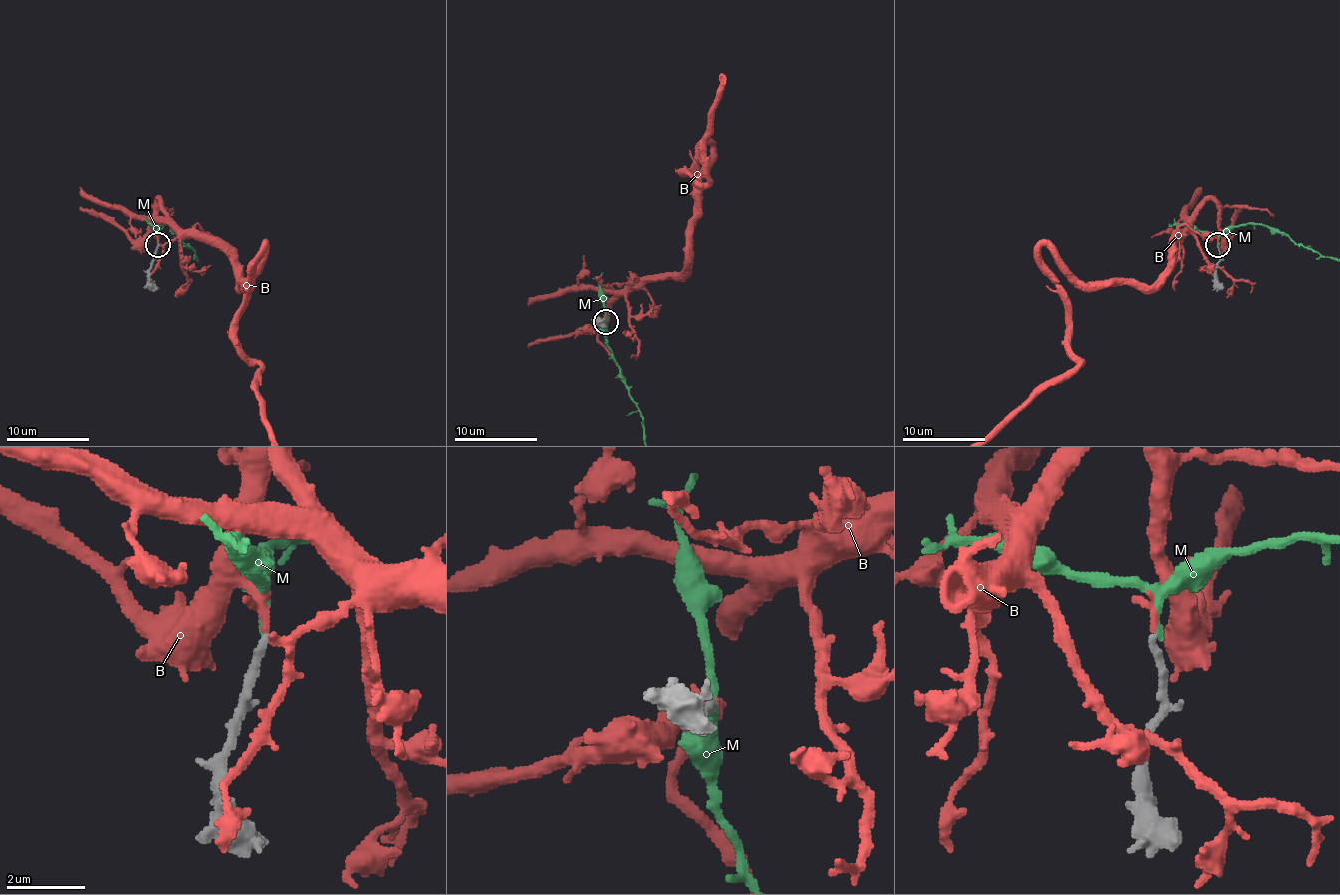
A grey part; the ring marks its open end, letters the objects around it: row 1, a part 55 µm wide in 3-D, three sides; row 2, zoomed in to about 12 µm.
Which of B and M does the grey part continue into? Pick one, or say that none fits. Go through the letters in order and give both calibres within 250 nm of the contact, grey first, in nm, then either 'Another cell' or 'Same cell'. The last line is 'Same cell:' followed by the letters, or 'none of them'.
B: Thickness 200 nm (grey) against 240 nm. Same cell
M: Thickness 220 nm (grey) against 150 nm. Another cell
Same cell: B

